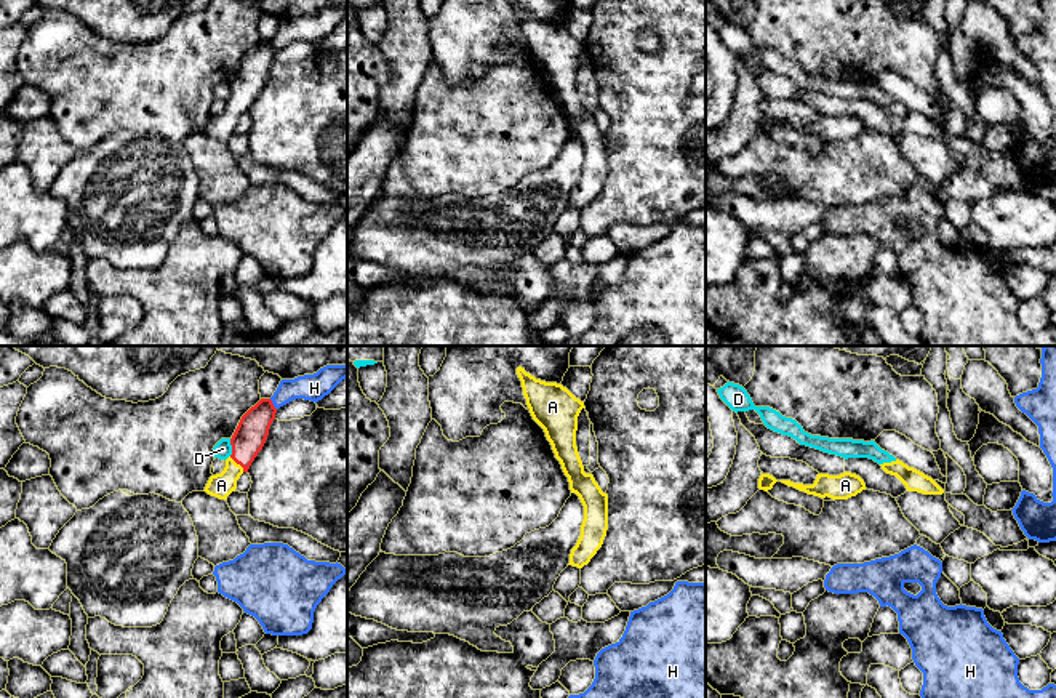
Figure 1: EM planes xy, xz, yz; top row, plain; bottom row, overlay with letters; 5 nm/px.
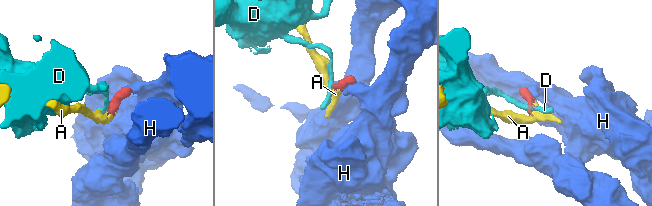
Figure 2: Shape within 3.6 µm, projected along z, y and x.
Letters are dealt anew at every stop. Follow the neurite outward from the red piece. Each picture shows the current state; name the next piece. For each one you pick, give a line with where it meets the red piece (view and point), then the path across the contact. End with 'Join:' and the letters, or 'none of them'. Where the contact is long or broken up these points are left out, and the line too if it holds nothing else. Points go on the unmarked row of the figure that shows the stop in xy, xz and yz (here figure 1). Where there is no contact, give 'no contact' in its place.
A: contact xy (237, 104); way xy (250, 77), (237, 104), (221, 127)
Join: A

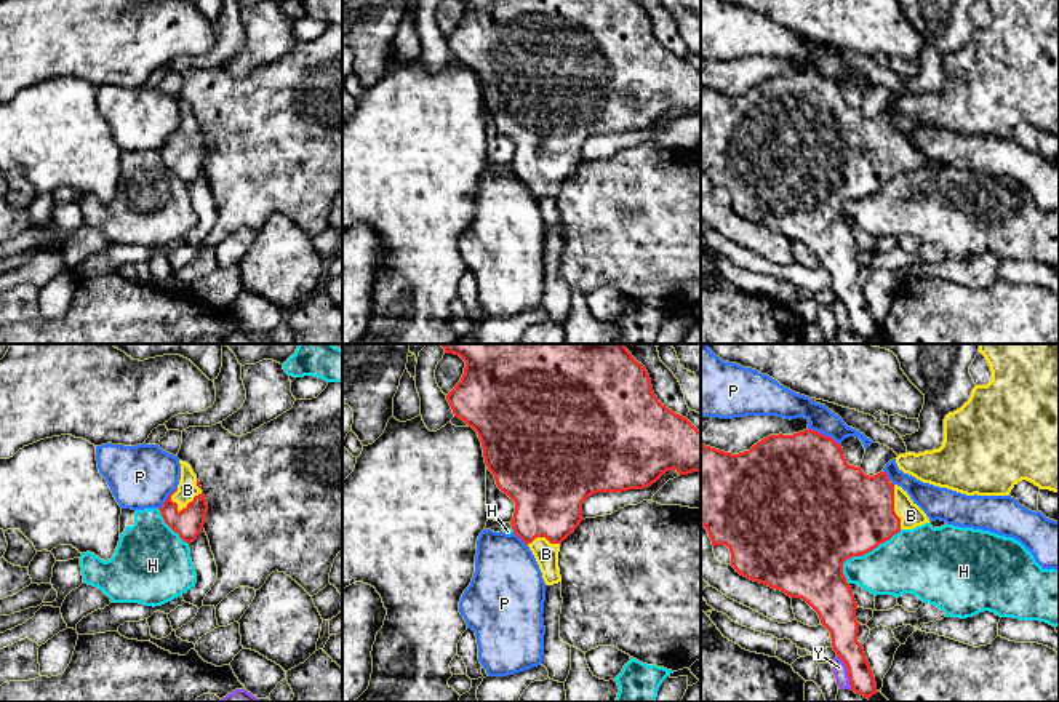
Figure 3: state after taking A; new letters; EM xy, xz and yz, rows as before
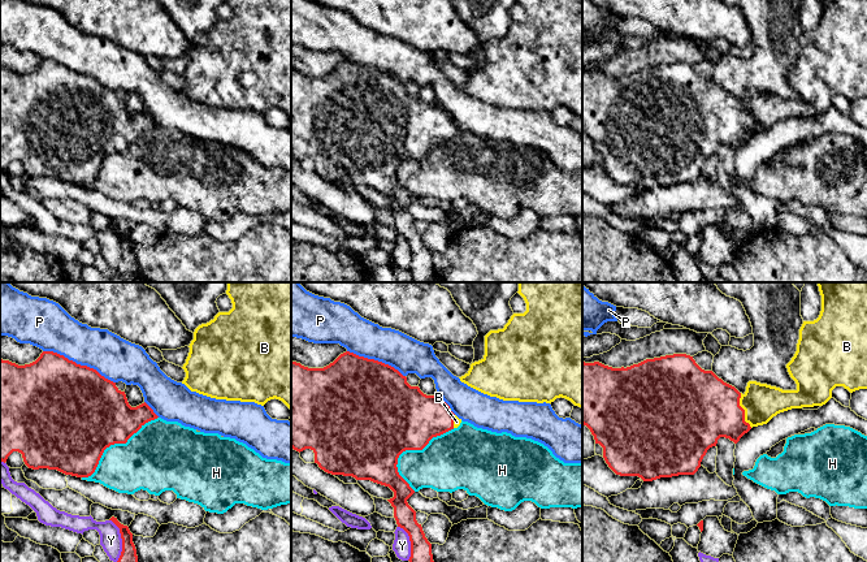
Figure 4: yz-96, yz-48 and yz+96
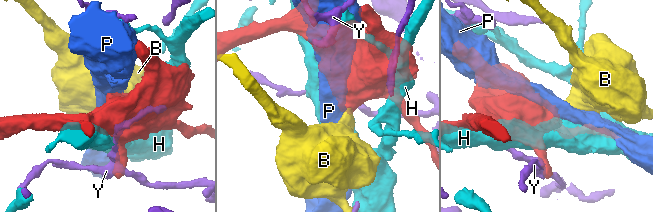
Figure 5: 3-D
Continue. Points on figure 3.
B: contact xy (194, 139); way xy (189, 163), (194, 139), (187, 131)
Join: B

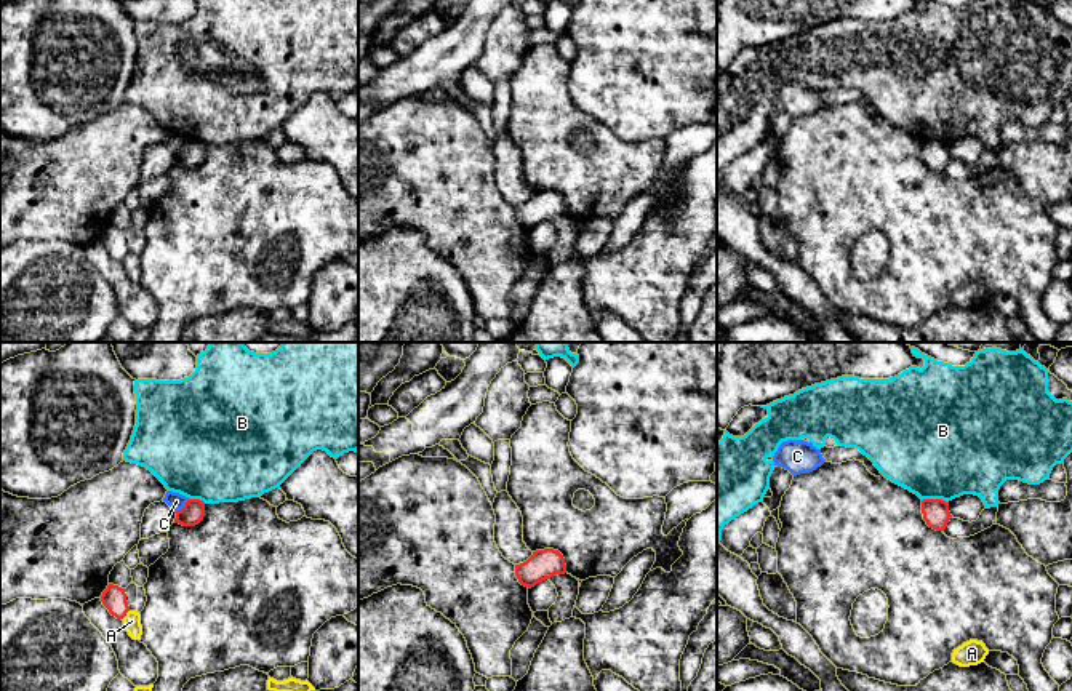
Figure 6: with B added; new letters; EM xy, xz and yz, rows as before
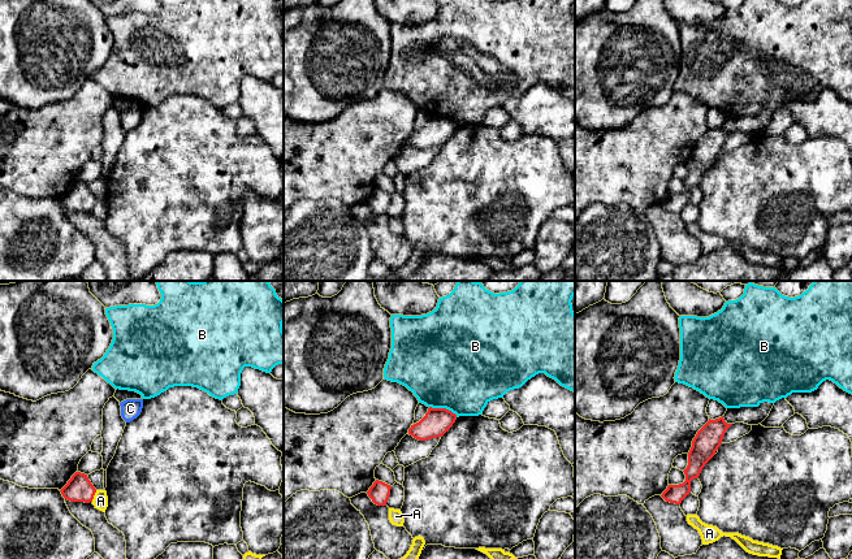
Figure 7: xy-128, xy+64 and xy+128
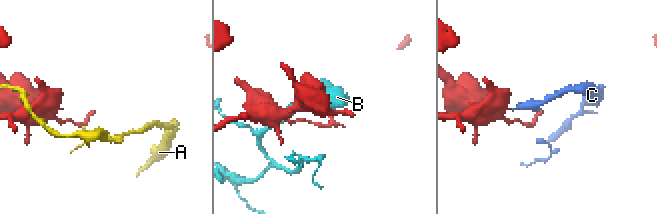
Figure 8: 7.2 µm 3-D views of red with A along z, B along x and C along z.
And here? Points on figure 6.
Join: none of them

